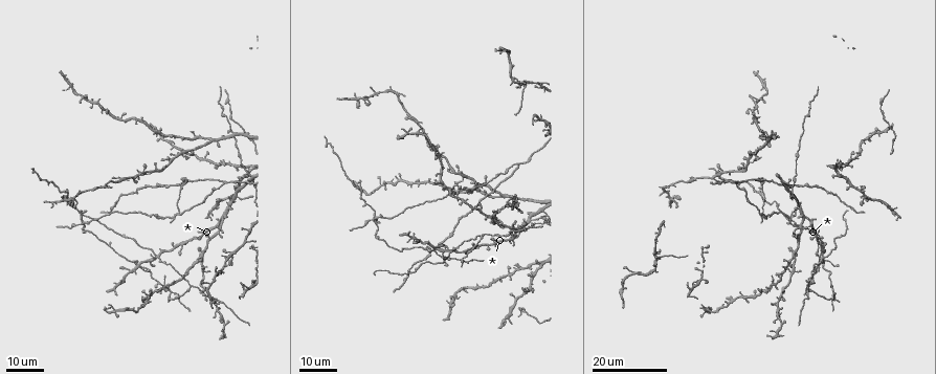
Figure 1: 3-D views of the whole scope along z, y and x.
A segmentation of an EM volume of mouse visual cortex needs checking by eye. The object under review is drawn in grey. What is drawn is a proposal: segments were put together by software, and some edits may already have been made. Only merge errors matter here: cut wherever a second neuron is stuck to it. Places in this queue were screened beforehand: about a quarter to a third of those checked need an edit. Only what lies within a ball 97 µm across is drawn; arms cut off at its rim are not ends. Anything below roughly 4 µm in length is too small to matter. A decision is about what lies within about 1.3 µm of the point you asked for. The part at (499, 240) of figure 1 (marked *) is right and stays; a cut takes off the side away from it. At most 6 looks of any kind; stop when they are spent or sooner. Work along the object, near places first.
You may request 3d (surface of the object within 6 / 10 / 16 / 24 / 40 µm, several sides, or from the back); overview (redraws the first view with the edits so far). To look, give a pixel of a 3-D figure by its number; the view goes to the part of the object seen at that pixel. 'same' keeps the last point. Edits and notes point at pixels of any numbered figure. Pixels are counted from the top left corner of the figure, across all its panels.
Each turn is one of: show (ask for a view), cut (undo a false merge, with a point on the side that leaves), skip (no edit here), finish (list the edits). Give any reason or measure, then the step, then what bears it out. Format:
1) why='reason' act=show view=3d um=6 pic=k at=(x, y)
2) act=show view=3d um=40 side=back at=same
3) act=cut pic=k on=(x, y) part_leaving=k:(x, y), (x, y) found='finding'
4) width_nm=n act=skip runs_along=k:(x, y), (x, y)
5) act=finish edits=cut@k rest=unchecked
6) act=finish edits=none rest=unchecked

why='arms part here' act=show view=3d um=16 pic=1 at=(190, 286)

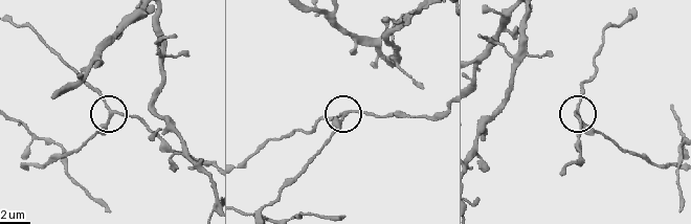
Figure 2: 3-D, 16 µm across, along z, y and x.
why='closer look' act=show view=3d um=10 pic=2 at=(353, 111)

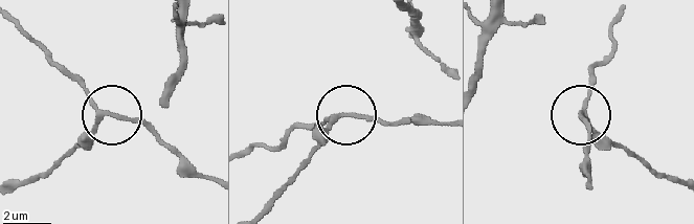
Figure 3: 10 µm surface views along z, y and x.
side_arm_um=21 act=skip runs_along=3:(618, 19), (582, 113), (587, 144) found='continuous, no second neuron'

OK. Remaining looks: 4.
why='four-way junction' act=show view=3d um=16 pic=1 at=(799, 230)

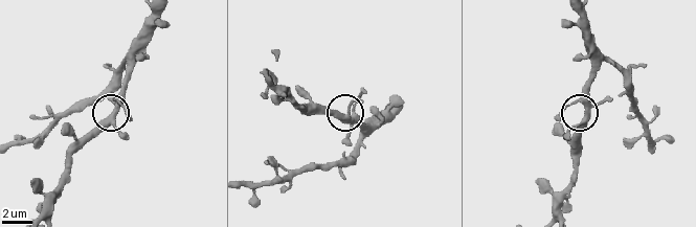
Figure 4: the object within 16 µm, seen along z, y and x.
act=show view=3d um=10 pic=4 at=(114, 108)

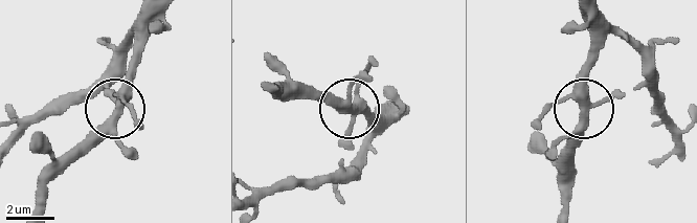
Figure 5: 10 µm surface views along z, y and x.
arms=4 act=skip runs_along=5:(276, 186), (316, 184), (346, 145), (349, 110), (294, 96) found='one neuron here'

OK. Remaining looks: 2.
act=show view=3d um=24 pic=1 at=(450, 164)

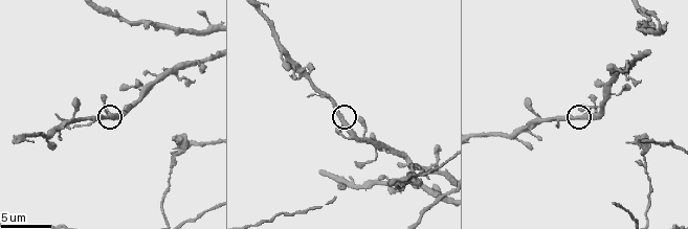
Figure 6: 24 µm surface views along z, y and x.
why='closer look' act=show view=3d um=10 pic=6 at=(580, 118)

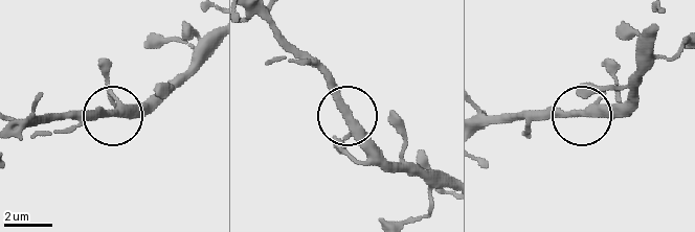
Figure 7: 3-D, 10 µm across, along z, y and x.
act=skip found='one neuron here'

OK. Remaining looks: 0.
act=finish edits=none rest=unchecked

